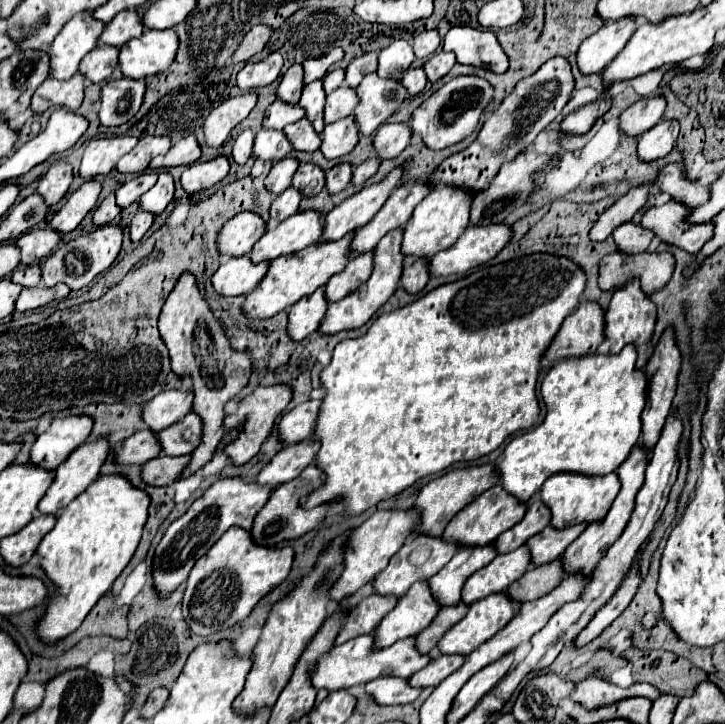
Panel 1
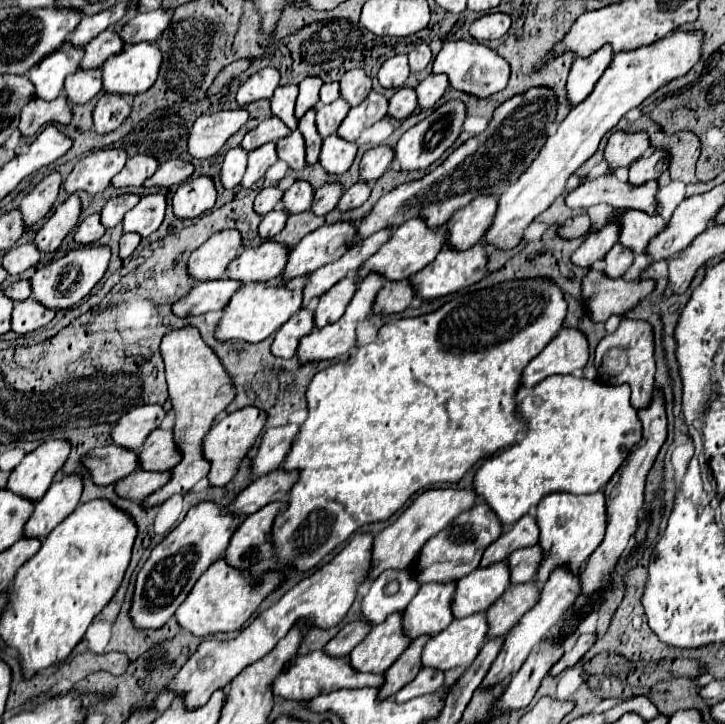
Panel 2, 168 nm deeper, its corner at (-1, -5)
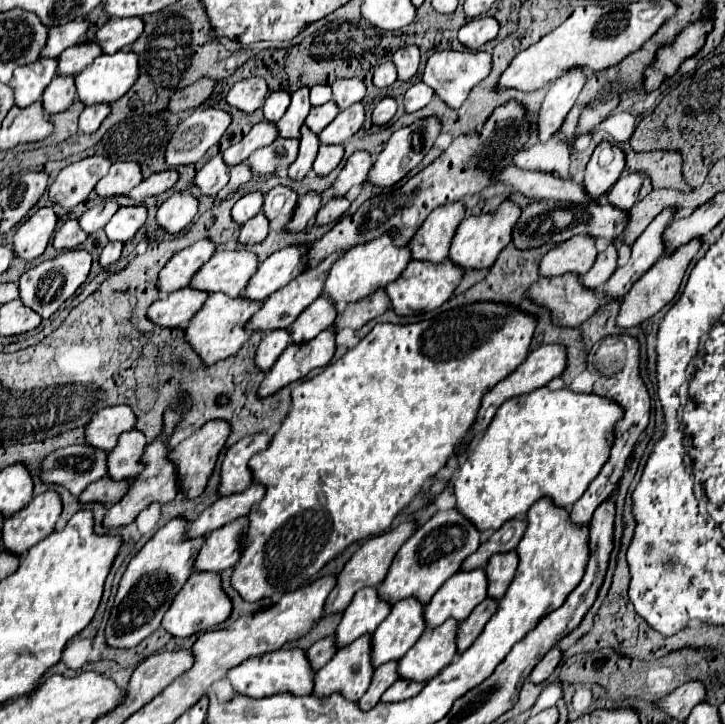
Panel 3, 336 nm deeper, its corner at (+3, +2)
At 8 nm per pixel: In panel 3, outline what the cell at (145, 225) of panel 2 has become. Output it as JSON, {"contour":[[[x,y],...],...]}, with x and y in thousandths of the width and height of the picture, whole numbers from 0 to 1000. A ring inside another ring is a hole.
{"contour":[[[199,285],[163,287],[163,293],[154,298],[154,304],[143,312],[143,320],[152,334],[171,334],[171,331],[179,331],[199,307],[201,307]]]}

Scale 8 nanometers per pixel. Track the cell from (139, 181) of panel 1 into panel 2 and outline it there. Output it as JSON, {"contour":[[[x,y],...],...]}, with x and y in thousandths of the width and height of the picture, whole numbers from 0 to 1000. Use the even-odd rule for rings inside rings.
{"contour":[[[174,267],[174,269],[154,272],[138,294],[141,297],[141,311],[146,311],[149,316],[160,314],[171,302],[174,291],[179,291],[190,278],[193,278],[193,269],[188,269],[188,267]]]}

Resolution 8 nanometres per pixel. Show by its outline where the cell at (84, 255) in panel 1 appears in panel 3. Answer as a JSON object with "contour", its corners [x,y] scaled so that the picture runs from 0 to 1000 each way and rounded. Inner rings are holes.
{"contour":[[[91,345],[91,348],[83,348],[72,359],[55,362],[52,367],[41,370],[36,378],[28,381],[28,387],[25,387],[28,414],[39,425],[52,431],[52,436],[58,442],[66,442],[113,395],[113,390],[119,387],[119,381],[124,376],[124,365],[127,365],[127,354],[119,345]]]}

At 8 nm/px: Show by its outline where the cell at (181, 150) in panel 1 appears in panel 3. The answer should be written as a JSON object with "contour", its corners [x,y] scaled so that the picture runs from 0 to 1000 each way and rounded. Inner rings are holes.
{"contour":[[[229,235],[229,238],[218,238],[218,240],[210,240],[207,246],[196,249],[179,268],[177,273],[188,276],[188,279],[199,279],[201,273],[207,271],[218,271],[229,262],[237,262],[240,254],[246,249],[246,238],[243,235]]]}

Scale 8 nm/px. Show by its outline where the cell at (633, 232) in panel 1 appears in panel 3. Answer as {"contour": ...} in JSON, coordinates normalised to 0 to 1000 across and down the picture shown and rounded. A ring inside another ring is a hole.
{"contour":[[[841,337],[833,348],[825,351],[819,367],[800,384],[800,390],[806,392],[806,398],[819,401],[819,398],[830,395],[830,392],[847,378],[847,373],[850,373],[850,359],[852,359],[852,348],[850,348],[847,337]]]}

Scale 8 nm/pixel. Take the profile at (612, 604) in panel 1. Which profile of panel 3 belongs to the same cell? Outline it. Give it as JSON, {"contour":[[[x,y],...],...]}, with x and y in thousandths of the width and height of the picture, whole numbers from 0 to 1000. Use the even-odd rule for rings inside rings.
{"contour":[[[761,895],[761,898],[756,898],[756,903],[737,920],[737,925],[731,928],[731,942],[734,945],[745,945],[745,942],[750,942],[761,928],[764,928],[764,923],[772,917],[772,898],[770,895]]]}

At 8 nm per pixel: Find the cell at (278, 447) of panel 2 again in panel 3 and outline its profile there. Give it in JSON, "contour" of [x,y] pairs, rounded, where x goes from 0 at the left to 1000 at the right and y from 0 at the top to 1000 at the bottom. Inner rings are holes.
{"contour":[[[364,597],[353,602],[339,602],[312,622],[303,644],[303,669],[301,669],[303,685],[328,682],[348,669],[342,635],[359,622],[367,622],[367,613],[372,613],[372,605],[375,602]]]}

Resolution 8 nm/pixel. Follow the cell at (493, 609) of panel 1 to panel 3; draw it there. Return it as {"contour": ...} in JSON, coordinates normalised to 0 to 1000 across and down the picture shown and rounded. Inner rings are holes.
{"contour":[[[615,856],[599,870],[588,870],[577,887],[549,912],[546,931],[552,939],[590,942],[629,906],[629,856]]]}

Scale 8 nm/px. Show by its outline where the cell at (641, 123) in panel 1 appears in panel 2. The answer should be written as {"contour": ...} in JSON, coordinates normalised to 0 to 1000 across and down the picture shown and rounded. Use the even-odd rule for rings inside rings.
{"contour":[[[847,181],[836,198],[833,220],[841,233],[852,233],[877,222],[897,203],[897,192],[891,181]]]}

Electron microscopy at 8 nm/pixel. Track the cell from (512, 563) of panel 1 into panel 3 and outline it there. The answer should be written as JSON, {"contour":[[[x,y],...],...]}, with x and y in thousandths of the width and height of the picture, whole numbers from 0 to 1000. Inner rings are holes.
{"contour":[[[665,785],[648,790],[632,790],[596,823],[588,834],[585,856],[590,867],[607,865],[612,856],[643,856],[648,845],[670,826],[670,790]]]}

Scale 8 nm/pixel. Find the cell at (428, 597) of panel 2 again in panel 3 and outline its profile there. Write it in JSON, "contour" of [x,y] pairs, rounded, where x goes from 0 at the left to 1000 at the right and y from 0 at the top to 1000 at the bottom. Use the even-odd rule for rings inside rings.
{"contour":[[[571,826],[543,834],[538,851],[510,878],[513,923],[519,925],[524,917],[554,909],[585,870],[585,834]]]}

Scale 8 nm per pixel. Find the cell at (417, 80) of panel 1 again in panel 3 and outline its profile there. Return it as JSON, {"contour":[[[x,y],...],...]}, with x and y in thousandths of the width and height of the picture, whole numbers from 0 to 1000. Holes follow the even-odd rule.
{"contour":[[[530,135],[519,144],[516,155],[513,155],[513,171],[516,174],[532,174],[541,160],[546,157],[546,138],[543,135]]]}

